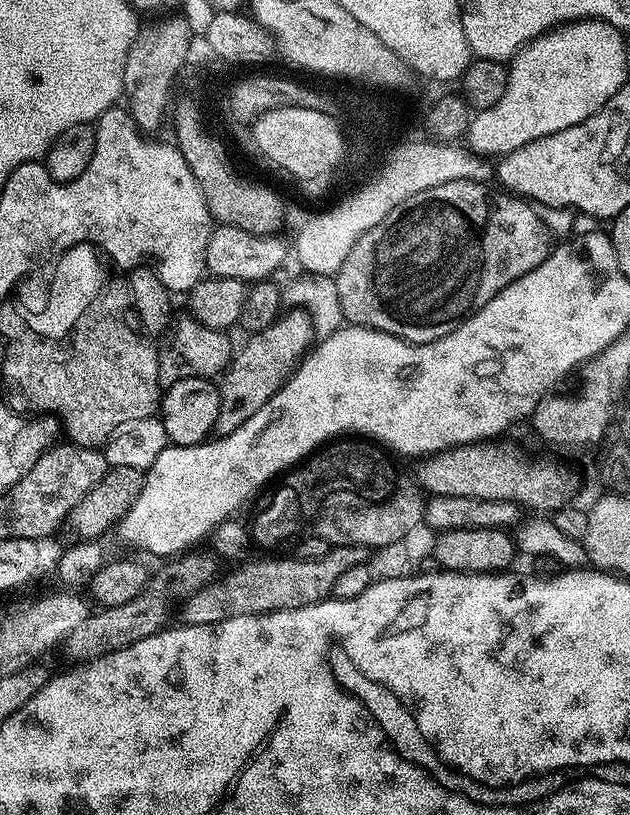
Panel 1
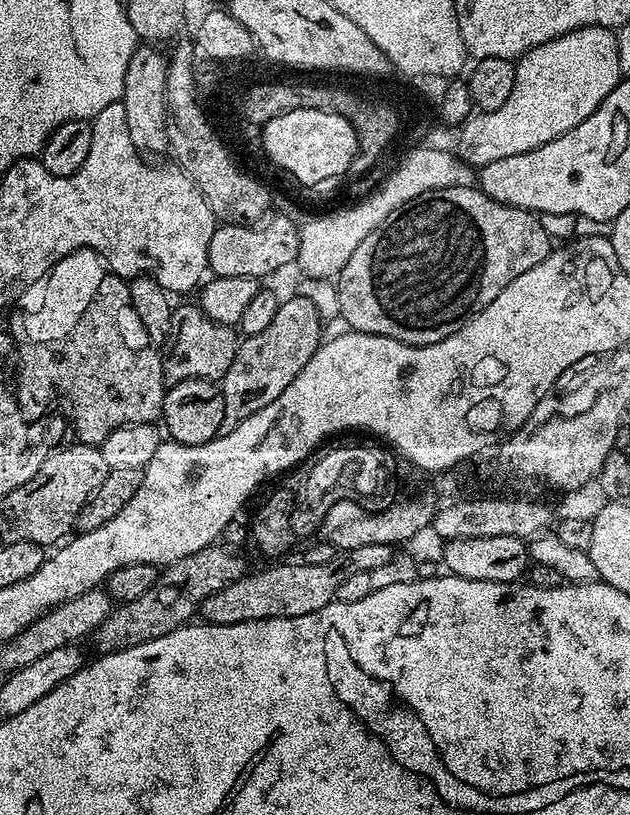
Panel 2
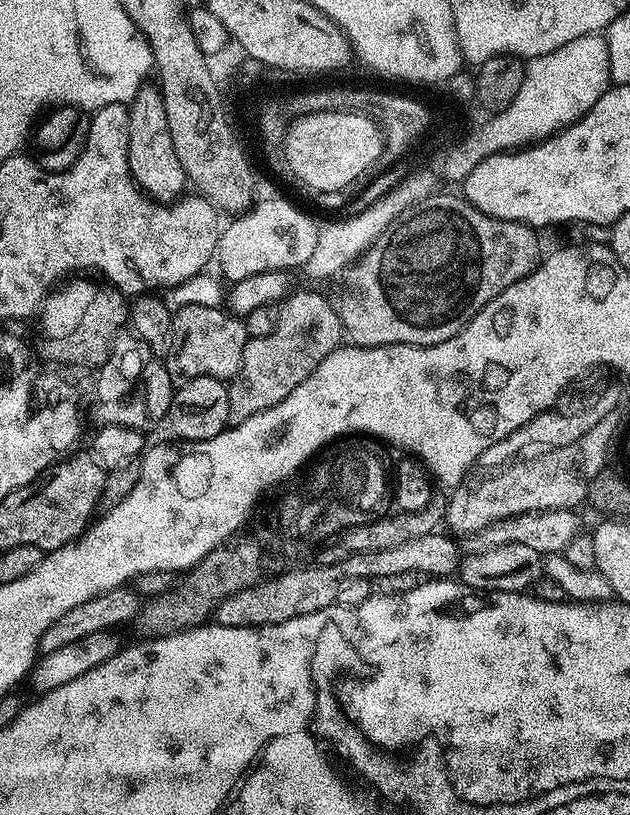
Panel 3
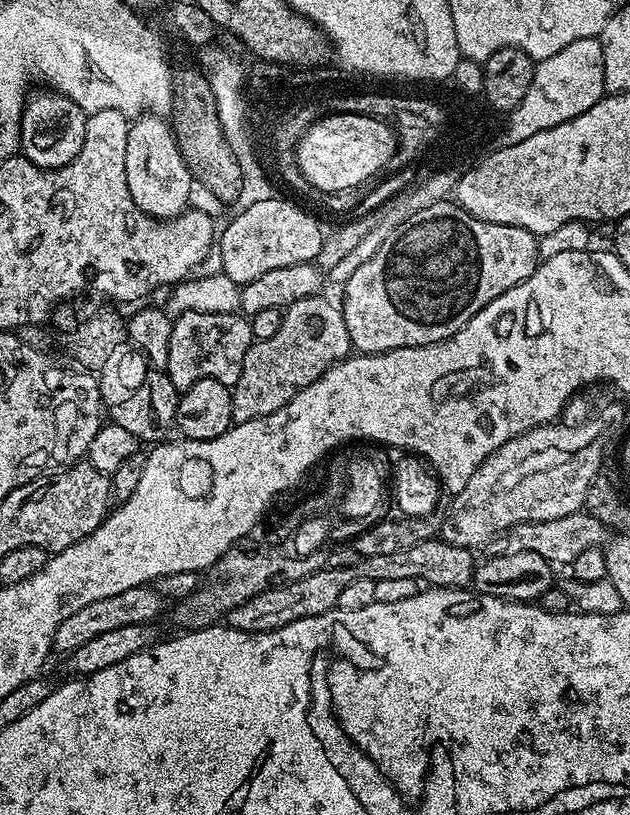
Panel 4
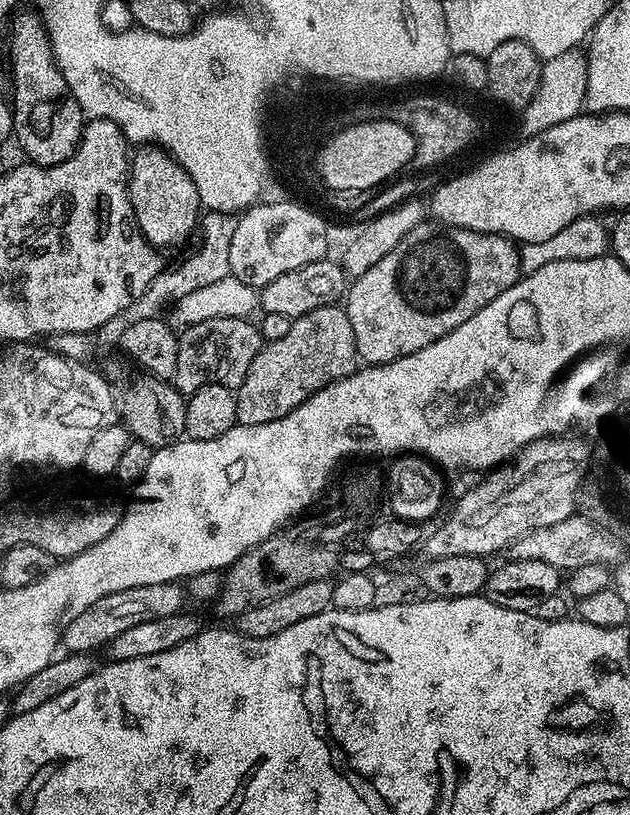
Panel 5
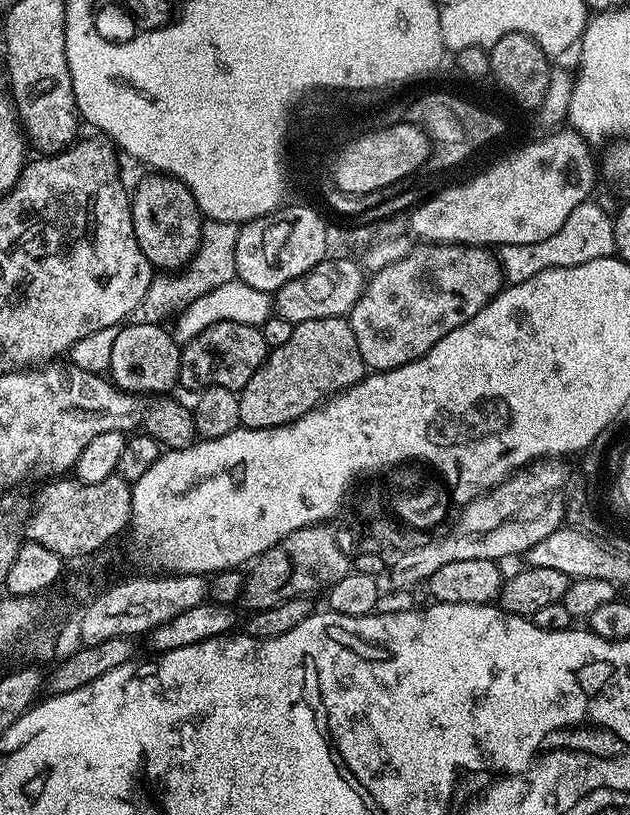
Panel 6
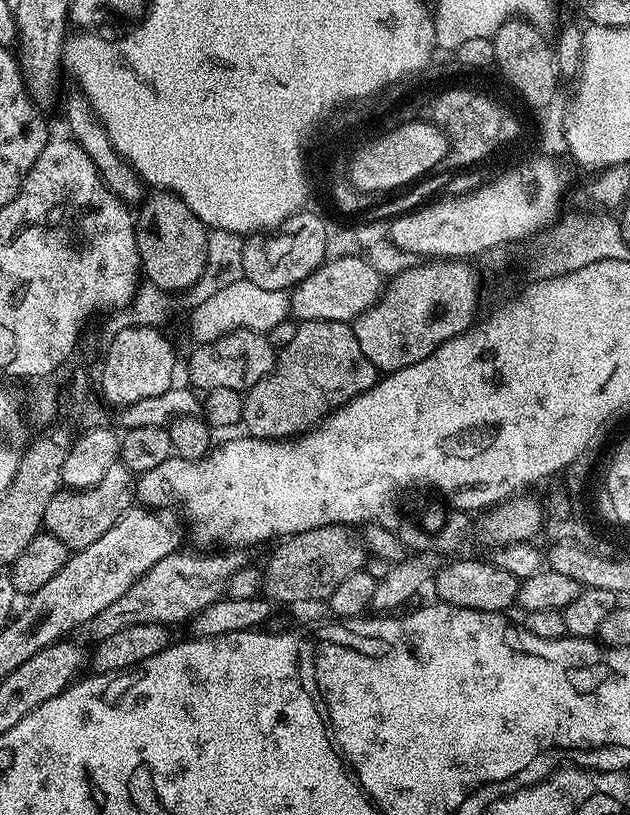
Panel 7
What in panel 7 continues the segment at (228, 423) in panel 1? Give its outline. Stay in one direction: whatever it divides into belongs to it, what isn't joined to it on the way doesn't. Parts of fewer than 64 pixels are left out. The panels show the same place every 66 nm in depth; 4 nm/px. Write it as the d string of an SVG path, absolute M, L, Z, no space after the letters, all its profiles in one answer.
M301 321L294 339L279 349L271 374L243 395L241 425L247 435L260 439L289 439L316 427L346 402L375 386L378 369L362 354L347 322Z

